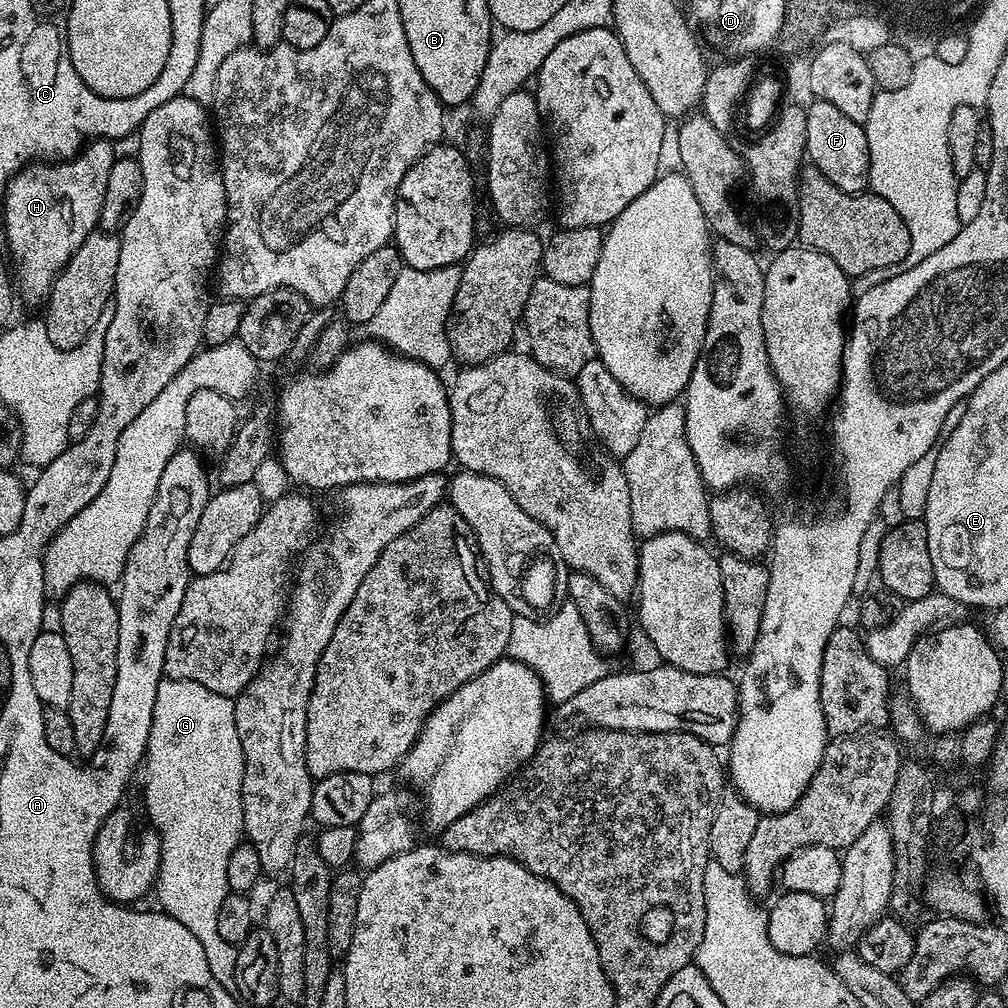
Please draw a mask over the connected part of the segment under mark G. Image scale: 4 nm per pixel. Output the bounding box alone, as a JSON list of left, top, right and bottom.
[142,679,244,993]

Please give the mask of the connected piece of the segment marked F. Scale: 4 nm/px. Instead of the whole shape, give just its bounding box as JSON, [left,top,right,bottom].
[806,99,870,191]

